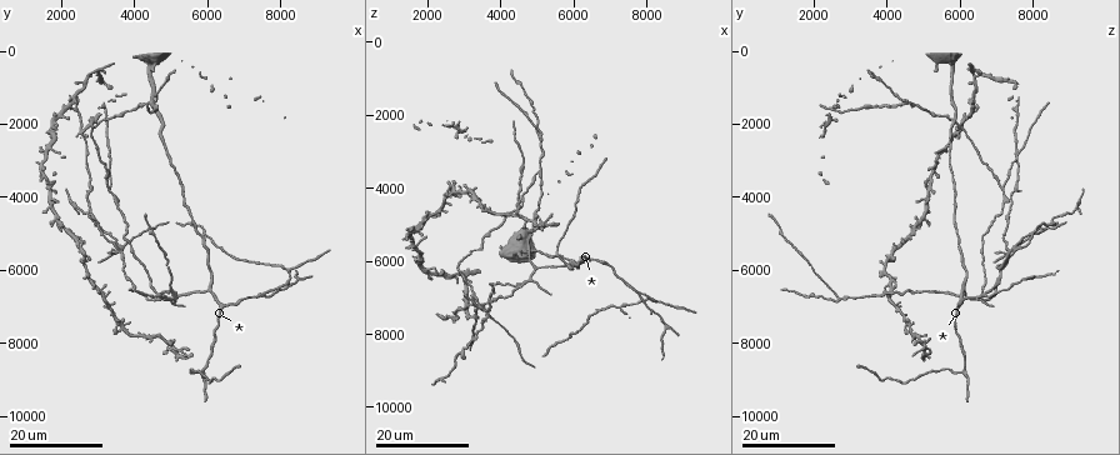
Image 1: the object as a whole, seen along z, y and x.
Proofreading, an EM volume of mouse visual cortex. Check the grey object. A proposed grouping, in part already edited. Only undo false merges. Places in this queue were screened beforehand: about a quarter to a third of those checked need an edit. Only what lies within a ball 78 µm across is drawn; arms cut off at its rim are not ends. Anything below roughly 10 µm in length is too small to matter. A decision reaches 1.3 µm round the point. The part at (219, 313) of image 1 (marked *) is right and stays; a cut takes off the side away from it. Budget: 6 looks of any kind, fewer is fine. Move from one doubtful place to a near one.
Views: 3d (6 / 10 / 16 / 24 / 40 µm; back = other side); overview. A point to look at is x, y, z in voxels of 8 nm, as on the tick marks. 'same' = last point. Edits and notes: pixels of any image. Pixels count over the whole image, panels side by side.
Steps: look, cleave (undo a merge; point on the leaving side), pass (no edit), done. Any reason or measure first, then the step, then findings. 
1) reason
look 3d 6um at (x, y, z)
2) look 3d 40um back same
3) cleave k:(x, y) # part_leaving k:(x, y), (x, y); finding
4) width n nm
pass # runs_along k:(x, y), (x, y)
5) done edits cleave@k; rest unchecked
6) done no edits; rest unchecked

three arms meet
look 3d 24um at (5100, 6700, 2600)

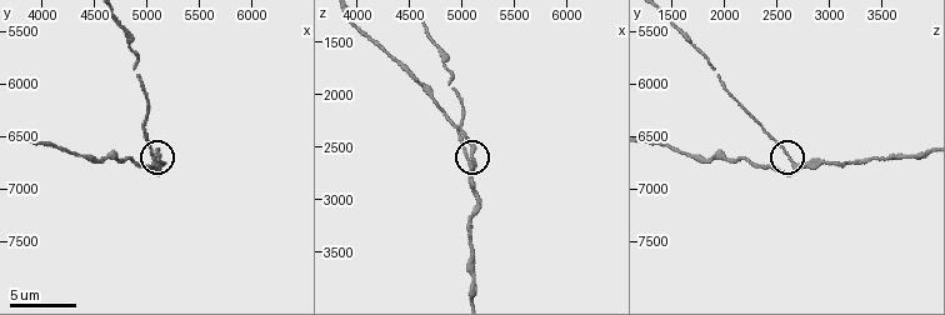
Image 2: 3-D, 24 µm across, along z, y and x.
look 3d 6um at (5100, 6780, 2660)

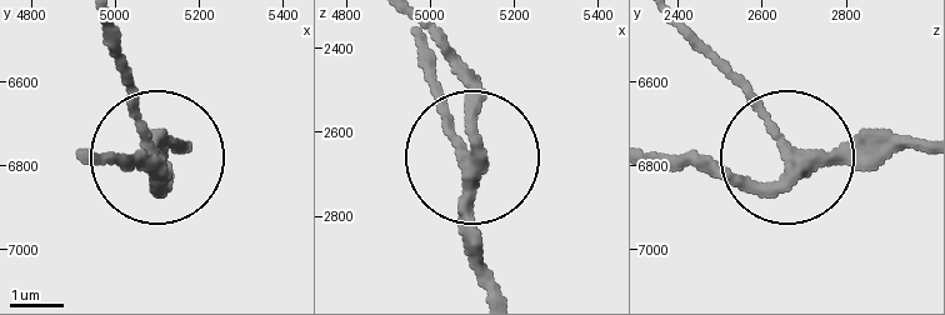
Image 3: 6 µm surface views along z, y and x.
pass # runs_along 3:(495, 289), (469, 208), (455, 51); one cell here

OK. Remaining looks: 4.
branch point
look 3d 16um at (6000, 6600, 6000)

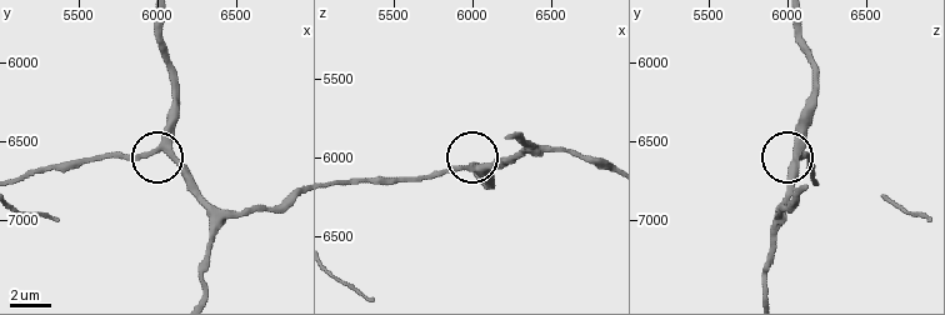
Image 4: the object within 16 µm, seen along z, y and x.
look 3d 6um at (6000, 6560, 6080)

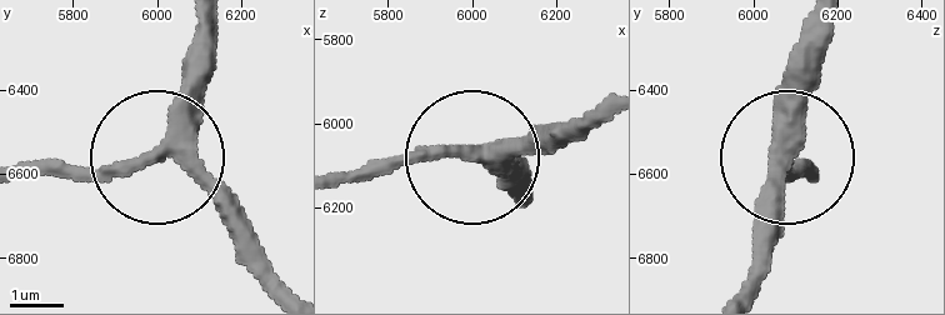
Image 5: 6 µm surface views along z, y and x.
side_arm 80 um; arms 3
pass # continuous, no second cell

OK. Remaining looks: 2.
three-way junction
look 3d 24um at (3200, 3700, 7100)

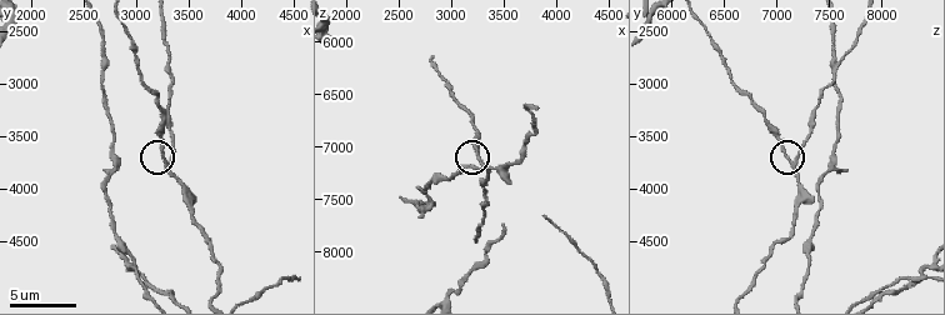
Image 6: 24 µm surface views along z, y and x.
closer look
look 3d 6um at (3280, 3740, 7160)

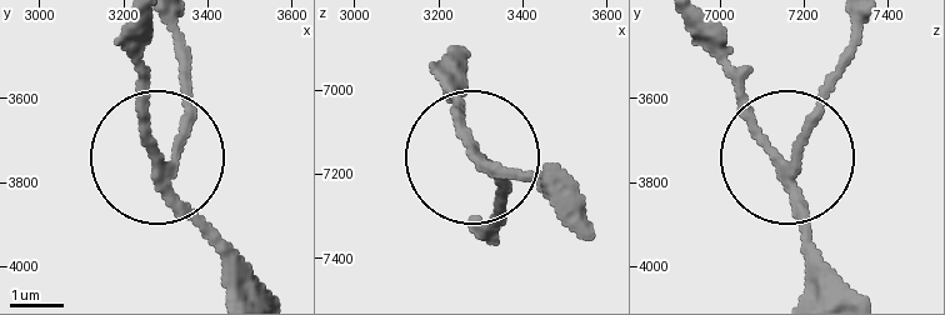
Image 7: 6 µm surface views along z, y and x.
width 180 nm
pass # runs_along 7:(238, 288), (228, 246), (161, 170), (179, 139), (179, 23); all the same cell

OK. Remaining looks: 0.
done no edits; rest unchecked

